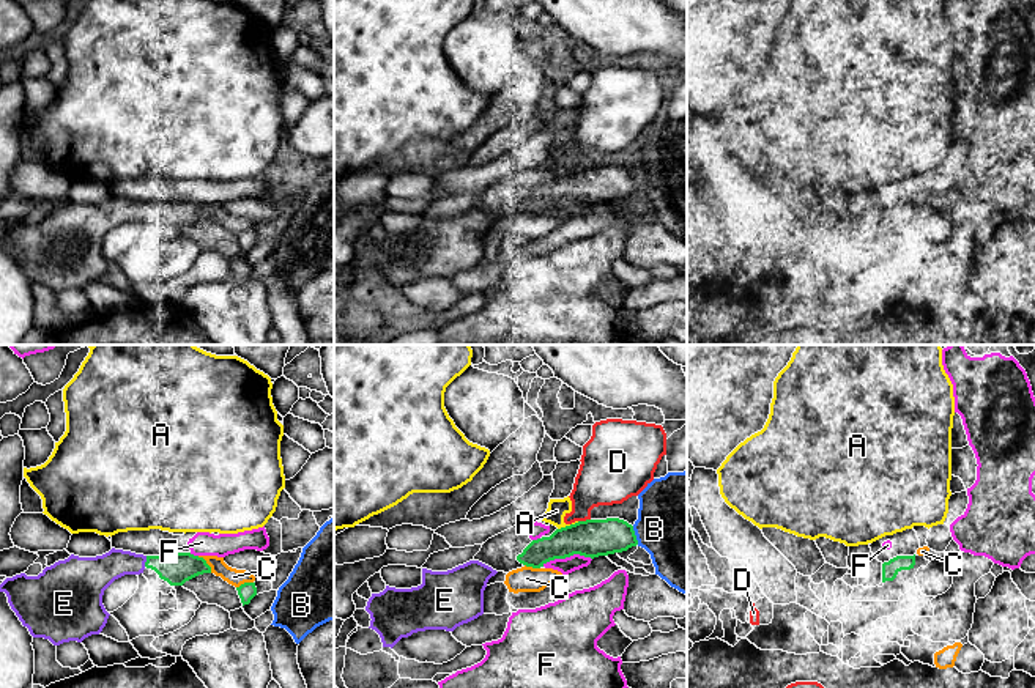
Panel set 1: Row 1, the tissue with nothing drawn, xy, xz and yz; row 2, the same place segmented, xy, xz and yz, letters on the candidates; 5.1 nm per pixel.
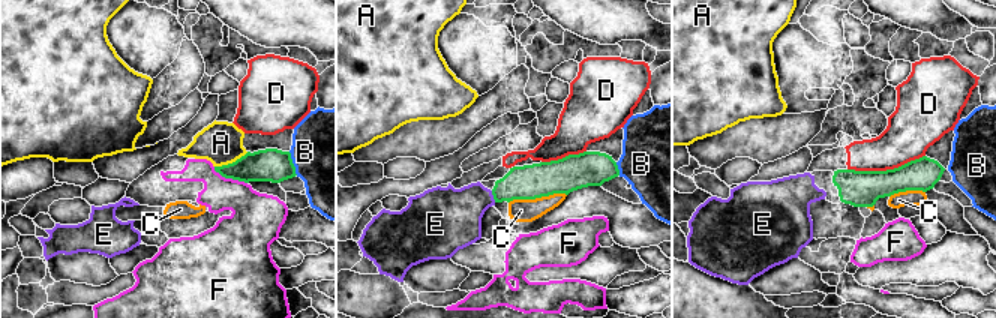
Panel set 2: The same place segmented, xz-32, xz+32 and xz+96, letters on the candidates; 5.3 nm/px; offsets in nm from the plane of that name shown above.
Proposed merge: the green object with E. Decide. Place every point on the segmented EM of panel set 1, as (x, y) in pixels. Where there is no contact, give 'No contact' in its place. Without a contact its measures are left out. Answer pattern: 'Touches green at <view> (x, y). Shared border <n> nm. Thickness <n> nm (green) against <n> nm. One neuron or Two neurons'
Touches green at xy (147, 561). Shared border 60 nm. Thickness 160 nm (green) against 170 nm. One neuron

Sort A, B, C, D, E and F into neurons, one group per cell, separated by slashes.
A / B / C / D / E / F

